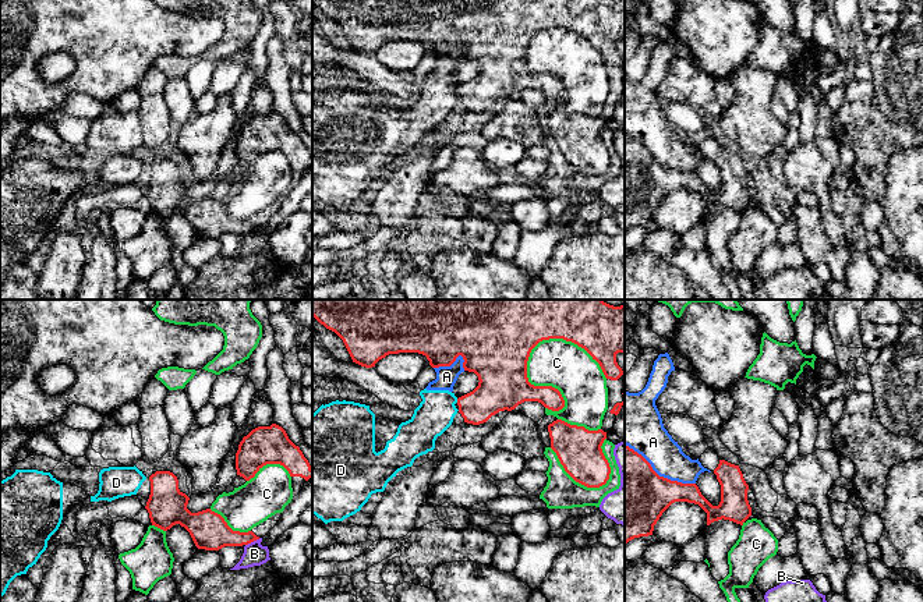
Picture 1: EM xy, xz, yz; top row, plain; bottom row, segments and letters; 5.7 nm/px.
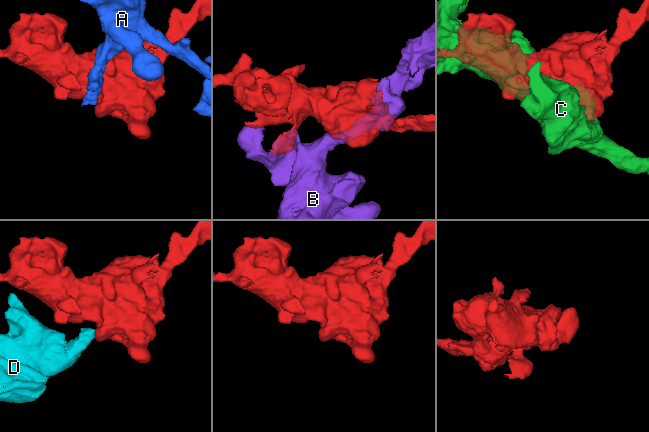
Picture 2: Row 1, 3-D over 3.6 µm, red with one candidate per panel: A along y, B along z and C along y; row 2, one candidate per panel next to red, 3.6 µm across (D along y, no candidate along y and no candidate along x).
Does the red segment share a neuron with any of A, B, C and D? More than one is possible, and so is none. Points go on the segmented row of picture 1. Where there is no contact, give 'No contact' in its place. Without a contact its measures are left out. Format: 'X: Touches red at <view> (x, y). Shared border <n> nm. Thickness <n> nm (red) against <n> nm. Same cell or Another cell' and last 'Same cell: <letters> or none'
A: Touches red at yz (658, 475). Shared border 480 nm. Thickness 460 nm (red) against 220 nm. Another cell
B: Touches red at xy (253, 541). Shared border 100 nm. Thickness 200 nm (red) against 130 nm. Another cell
C: Touches red at xz (566, 340). Shared border 480 nm. Thickness 440 nm (red) against 280 nm. Another cell
D: Touches red at xz (458, 400). Shared border 30 nm. Thickness 240 nm (red) against 220 nm. Another cell
Same cell: none

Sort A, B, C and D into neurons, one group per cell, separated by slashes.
A D / B / C

